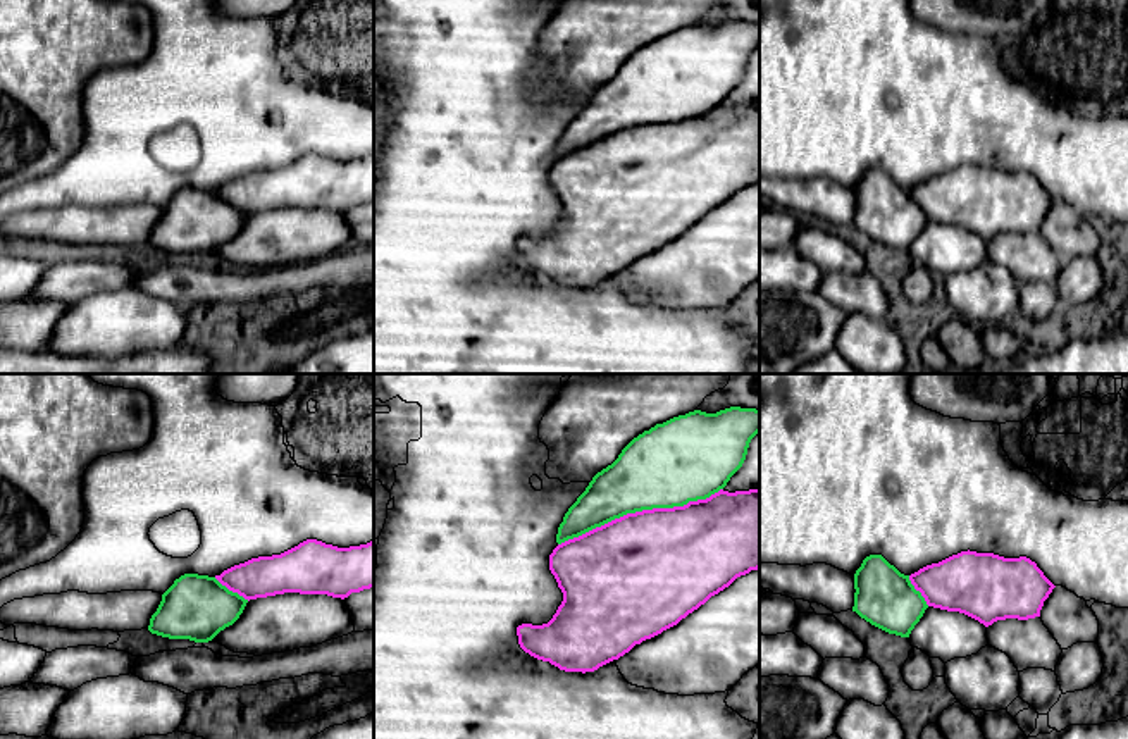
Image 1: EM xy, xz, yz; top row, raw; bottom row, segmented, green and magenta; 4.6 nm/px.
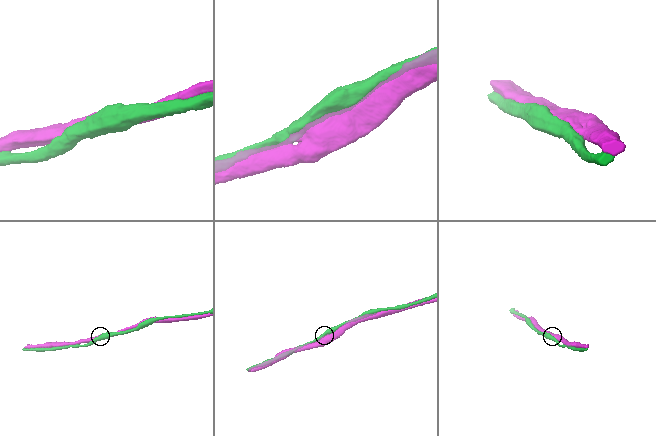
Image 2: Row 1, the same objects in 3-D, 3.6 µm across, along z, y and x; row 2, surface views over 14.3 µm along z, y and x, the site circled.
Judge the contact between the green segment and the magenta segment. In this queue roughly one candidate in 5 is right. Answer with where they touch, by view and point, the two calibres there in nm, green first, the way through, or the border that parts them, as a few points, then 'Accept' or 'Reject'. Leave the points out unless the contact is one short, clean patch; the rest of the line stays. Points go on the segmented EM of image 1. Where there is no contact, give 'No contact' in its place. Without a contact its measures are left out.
Touches green at xz (639, 510). Thickness 380 nm (green) against 500 nm. Reject

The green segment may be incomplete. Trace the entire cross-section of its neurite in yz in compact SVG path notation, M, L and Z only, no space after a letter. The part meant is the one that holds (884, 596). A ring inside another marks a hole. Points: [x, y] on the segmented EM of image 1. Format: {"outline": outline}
{"outline": "M870 555L854 574L854 606L871 625L901 637L909 637L928 608L925 598L882 555Z"}

